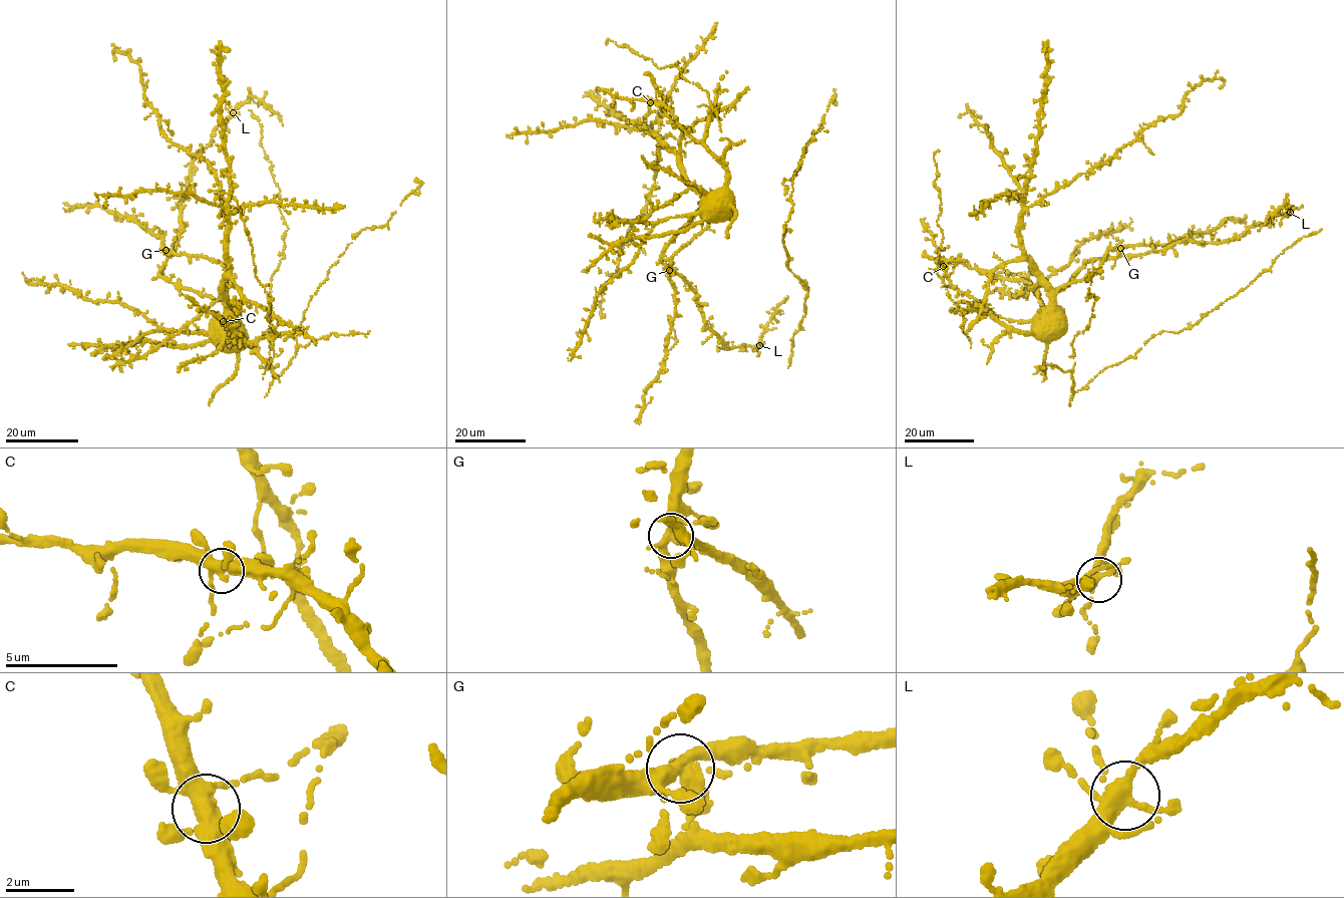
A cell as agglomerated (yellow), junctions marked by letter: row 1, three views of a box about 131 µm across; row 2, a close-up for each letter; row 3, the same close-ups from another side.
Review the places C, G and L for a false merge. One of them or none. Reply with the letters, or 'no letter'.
no letter

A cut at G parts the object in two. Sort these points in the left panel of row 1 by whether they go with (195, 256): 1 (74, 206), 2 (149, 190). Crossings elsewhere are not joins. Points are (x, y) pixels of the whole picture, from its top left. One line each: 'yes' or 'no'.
1: yes
2: no

